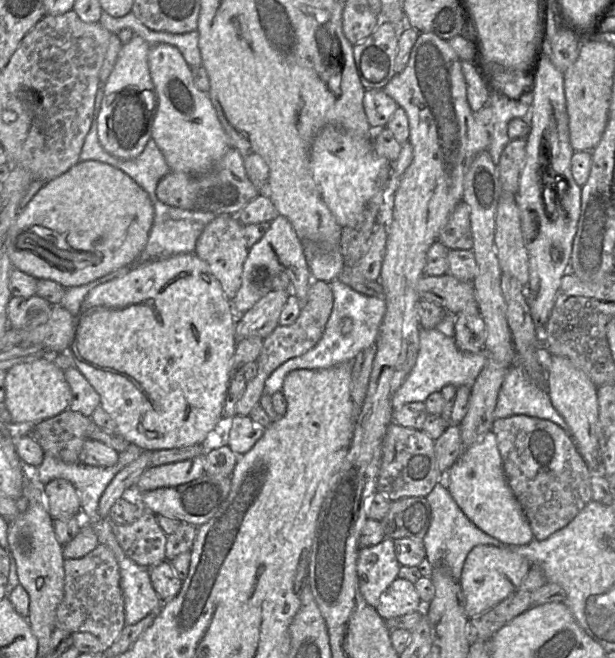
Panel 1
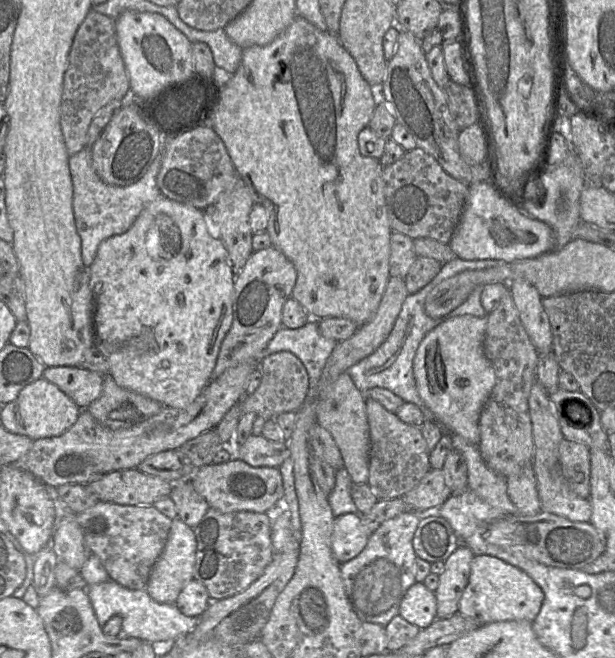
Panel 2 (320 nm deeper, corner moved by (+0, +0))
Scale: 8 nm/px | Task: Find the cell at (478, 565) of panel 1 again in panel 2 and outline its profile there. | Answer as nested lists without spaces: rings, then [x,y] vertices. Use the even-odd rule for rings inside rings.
[[[487,555],[475,556],[469,581],[459,601],[458,614],[479,625],[511,620],[533,622],[544,601],[542,589],[522,570]]]

